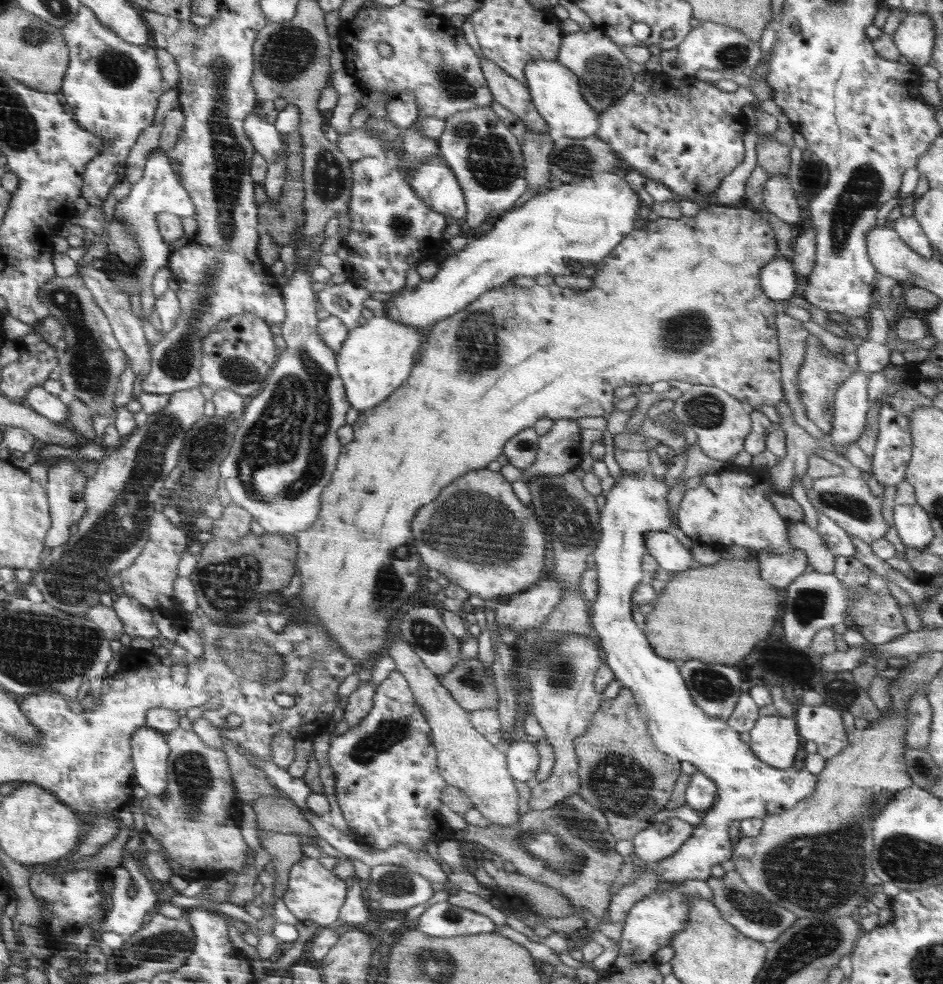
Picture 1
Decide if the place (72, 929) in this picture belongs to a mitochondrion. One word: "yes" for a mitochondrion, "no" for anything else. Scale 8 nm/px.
no

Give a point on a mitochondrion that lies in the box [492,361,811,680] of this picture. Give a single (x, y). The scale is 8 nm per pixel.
(568, 518)

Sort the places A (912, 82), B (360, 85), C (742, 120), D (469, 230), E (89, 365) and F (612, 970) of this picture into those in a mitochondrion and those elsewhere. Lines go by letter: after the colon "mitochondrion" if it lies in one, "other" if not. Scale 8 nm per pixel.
A: other
B: other
C: other
D: other
E: mitochondrion
F: other

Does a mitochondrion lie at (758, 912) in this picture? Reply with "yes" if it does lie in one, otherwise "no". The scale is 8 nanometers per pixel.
yes

